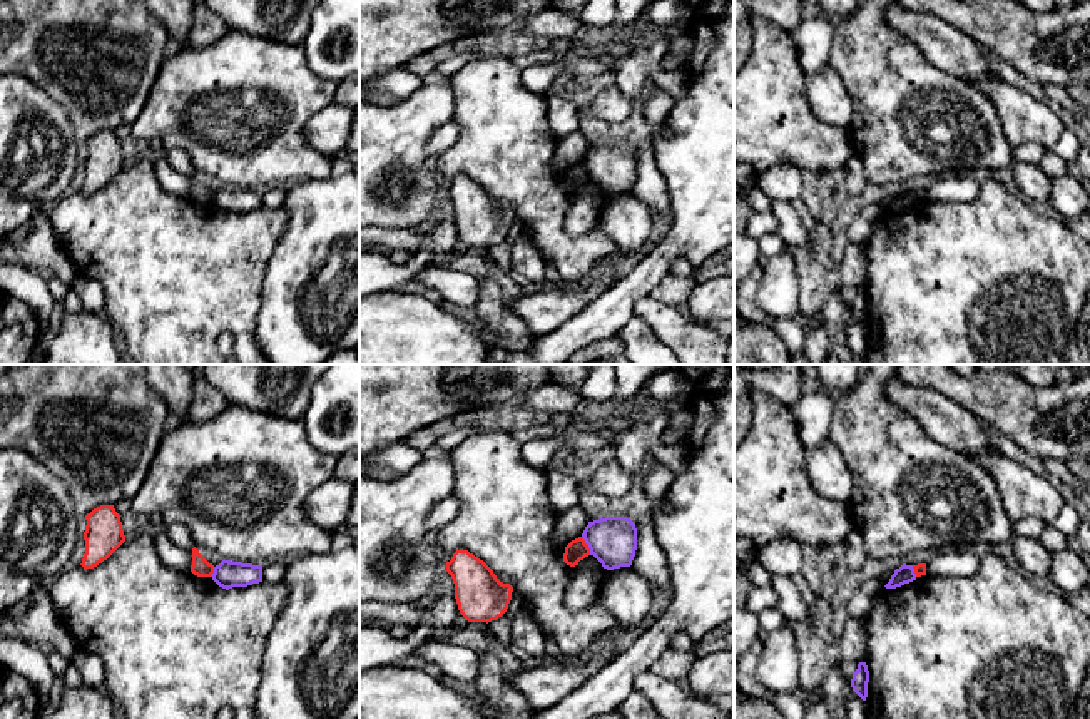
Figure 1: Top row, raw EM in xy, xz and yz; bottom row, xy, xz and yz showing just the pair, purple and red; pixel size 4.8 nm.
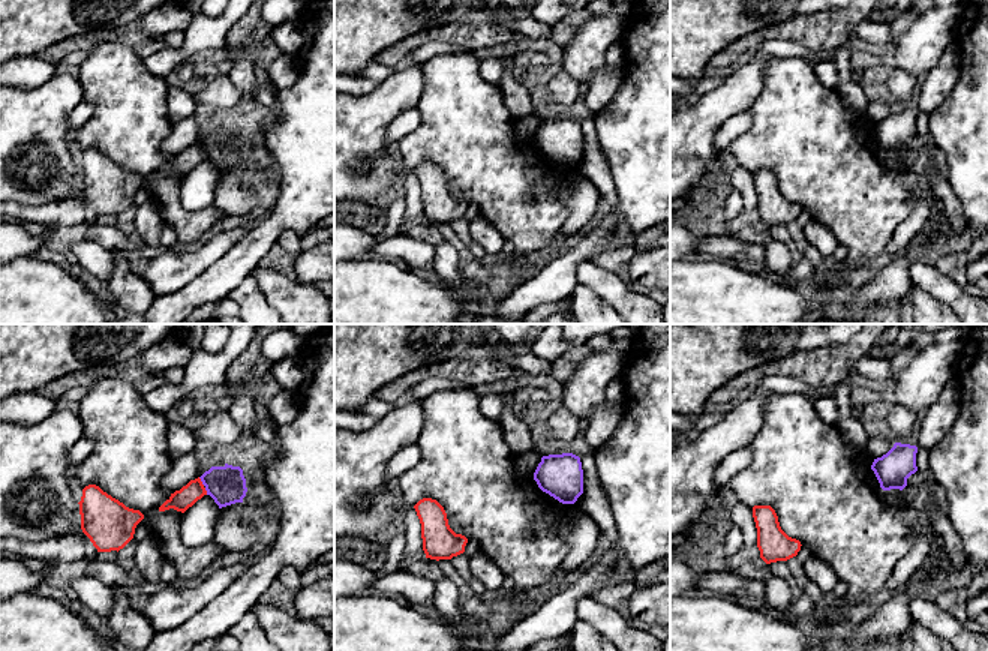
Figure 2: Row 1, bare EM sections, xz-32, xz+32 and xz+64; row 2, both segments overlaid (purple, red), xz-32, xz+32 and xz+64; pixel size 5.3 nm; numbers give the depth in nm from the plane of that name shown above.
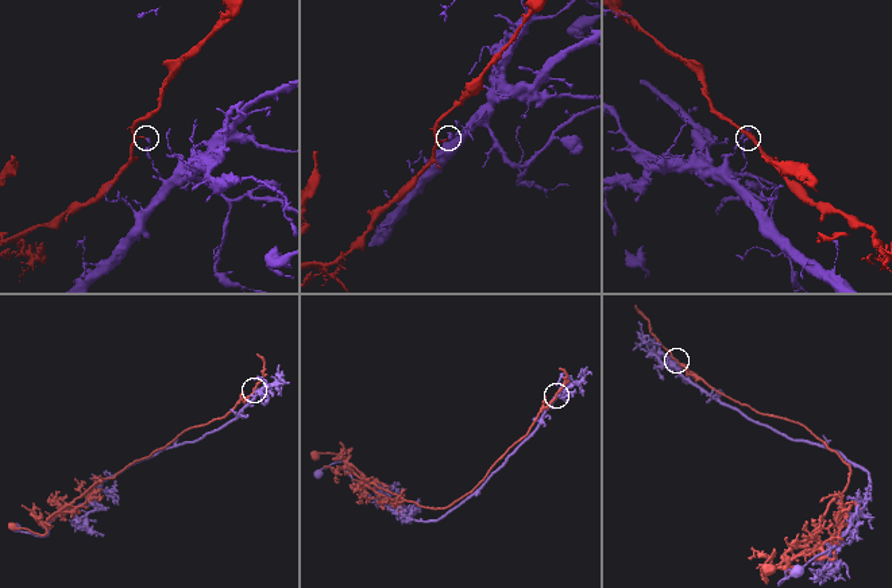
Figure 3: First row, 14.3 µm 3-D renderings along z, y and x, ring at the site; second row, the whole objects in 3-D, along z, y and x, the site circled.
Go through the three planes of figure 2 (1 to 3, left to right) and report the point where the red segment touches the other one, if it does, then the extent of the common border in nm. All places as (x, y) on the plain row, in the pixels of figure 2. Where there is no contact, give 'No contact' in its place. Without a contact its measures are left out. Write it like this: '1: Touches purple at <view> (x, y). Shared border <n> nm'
1: Touches purple at xz-32 (201, 144). Shared border 60 nm
2: No contact
3: No contact

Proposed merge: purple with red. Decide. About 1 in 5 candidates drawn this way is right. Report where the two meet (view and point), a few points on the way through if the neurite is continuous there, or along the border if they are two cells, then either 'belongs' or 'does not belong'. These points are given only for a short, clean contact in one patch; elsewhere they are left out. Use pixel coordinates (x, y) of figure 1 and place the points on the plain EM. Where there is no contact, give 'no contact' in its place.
meets purple in xz at (587, 169); border along xz (582, 161), (590, 179); does not belong

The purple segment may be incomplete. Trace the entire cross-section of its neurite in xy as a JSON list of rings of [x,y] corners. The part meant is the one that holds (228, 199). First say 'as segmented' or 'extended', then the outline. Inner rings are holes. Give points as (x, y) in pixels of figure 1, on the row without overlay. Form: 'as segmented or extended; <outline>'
as segmented; [[[222,186],[214,192],[212,206],[229,216],[262,207],[262,192],[242,187]]]

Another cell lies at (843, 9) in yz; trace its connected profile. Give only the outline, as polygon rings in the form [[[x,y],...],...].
[[[818,0],[828,15],[839,18],[849,17],[861,3],[861,0]]]

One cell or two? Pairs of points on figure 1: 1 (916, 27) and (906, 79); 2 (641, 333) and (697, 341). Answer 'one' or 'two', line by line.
1: two
2: two

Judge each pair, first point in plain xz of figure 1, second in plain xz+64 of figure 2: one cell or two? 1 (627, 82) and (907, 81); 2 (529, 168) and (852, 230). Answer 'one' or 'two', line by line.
1: two
2: one

